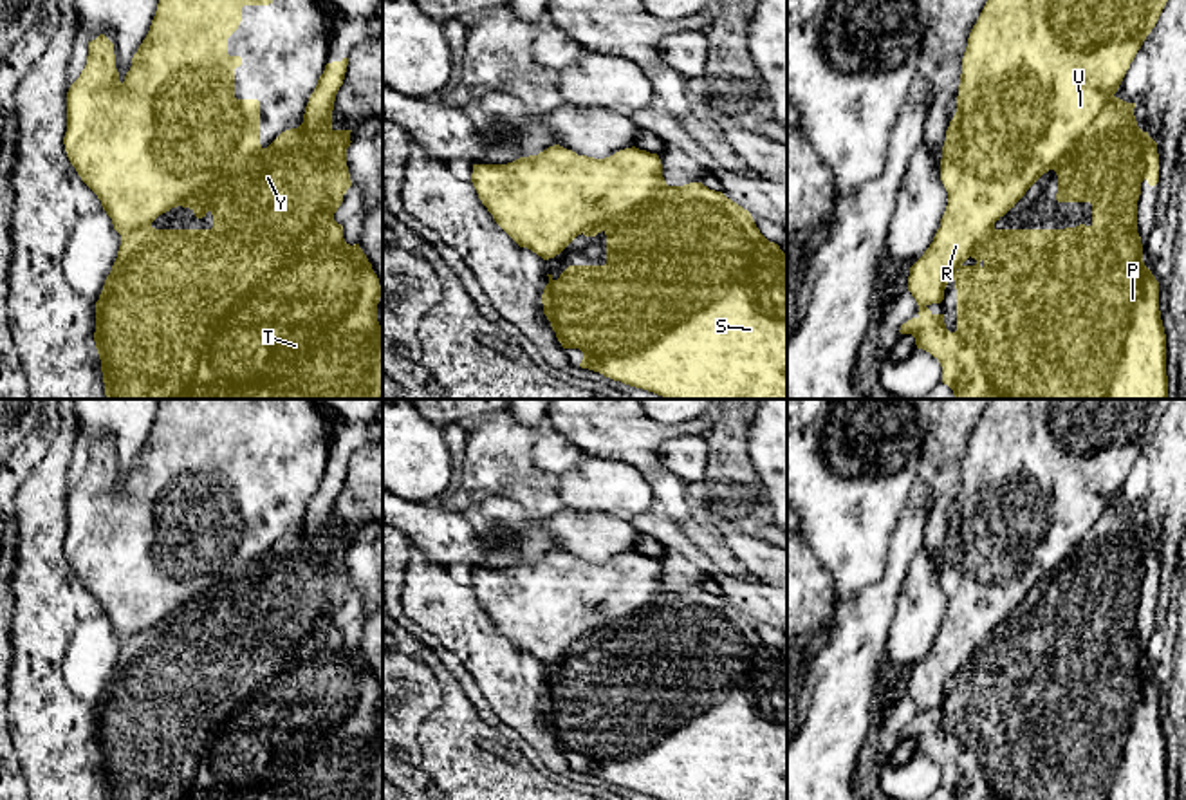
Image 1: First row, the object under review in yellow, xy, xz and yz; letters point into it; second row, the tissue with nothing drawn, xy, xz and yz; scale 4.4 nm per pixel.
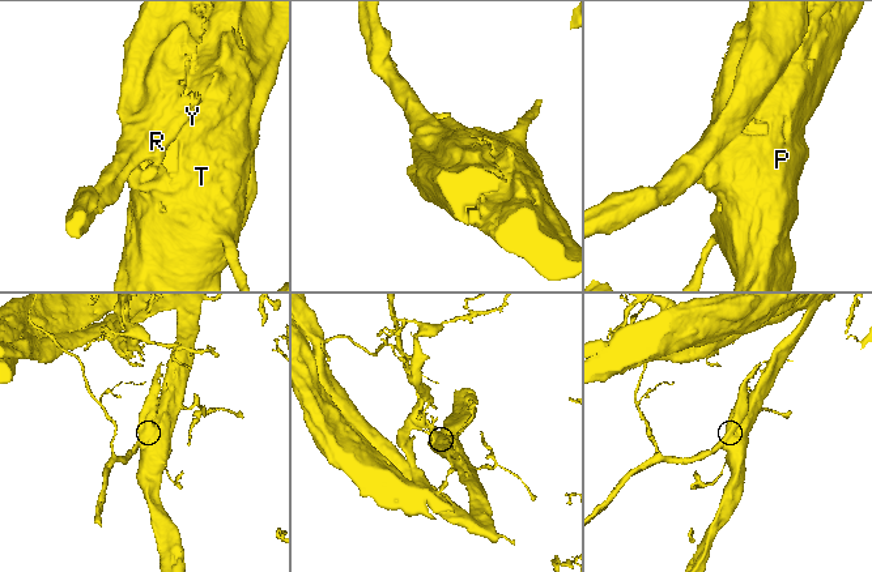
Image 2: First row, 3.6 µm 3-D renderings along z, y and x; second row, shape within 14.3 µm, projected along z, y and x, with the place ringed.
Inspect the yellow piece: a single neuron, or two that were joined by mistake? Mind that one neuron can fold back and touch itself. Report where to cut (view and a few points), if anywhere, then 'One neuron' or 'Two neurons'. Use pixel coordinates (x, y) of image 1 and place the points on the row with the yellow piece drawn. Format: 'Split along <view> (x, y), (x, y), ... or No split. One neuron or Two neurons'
Split along xy (237, 100), (235, 158), (186, 195), (168, 183), (170, 203). Two neurons

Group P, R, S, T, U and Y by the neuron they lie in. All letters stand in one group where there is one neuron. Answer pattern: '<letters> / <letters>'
P S T Y / R U

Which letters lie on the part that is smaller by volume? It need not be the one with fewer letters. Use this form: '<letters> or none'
R, U

